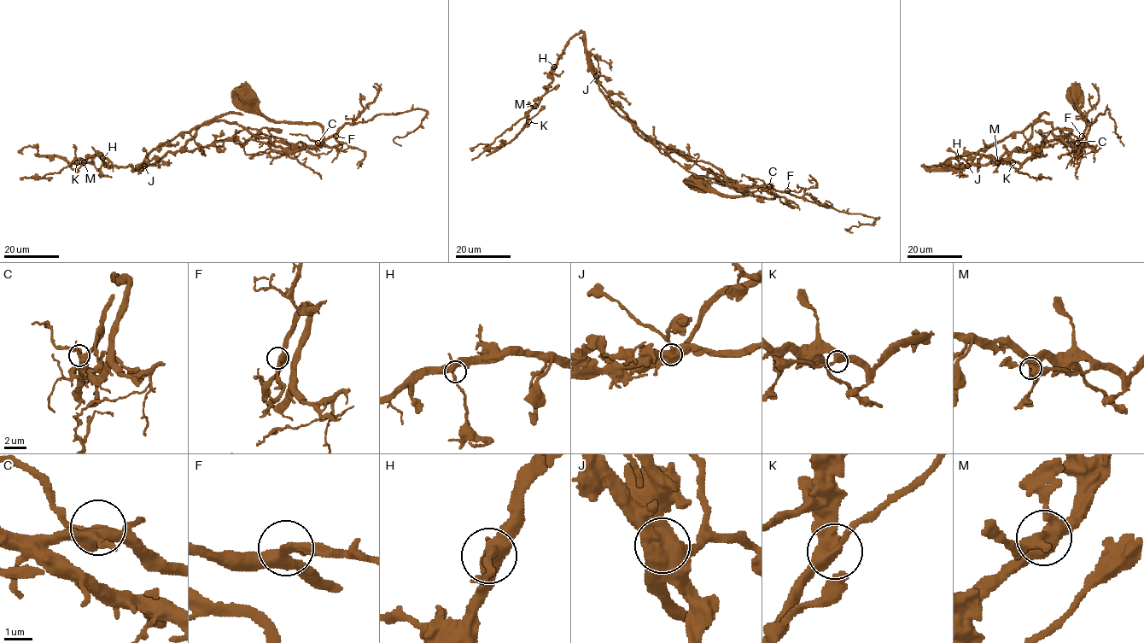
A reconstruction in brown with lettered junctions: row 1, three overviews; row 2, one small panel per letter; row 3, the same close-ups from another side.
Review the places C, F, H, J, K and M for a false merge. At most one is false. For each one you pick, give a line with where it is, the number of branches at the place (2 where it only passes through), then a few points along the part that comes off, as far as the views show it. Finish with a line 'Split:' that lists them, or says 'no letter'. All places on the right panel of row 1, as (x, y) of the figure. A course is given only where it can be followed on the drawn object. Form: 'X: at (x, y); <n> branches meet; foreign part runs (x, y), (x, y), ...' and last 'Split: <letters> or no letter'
J: at (967, 166); 3 branches meet; foreign part runs (968, 165), (942, 170), (925, 166), (938, 166), (972, 154), (1023, 163), (1043, 154), (1035, 146), (1041, 154)
Split: J

